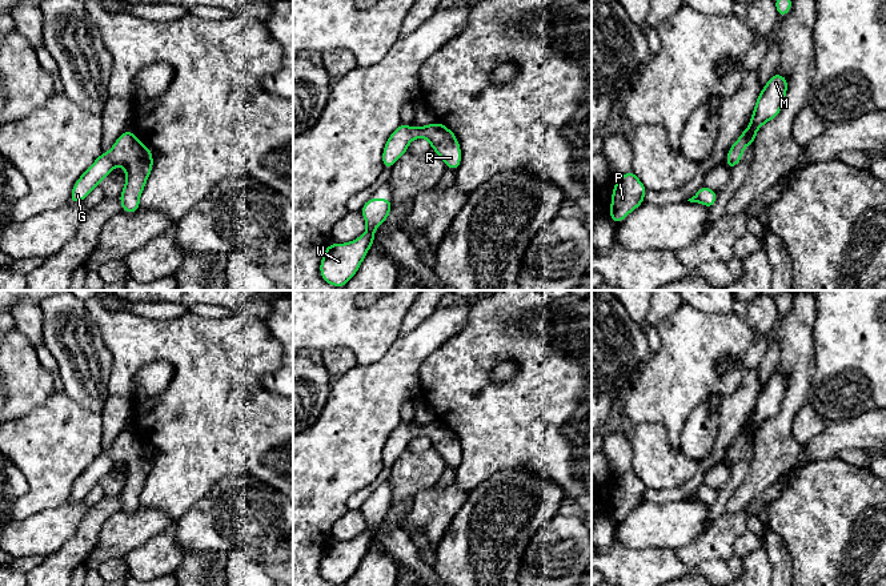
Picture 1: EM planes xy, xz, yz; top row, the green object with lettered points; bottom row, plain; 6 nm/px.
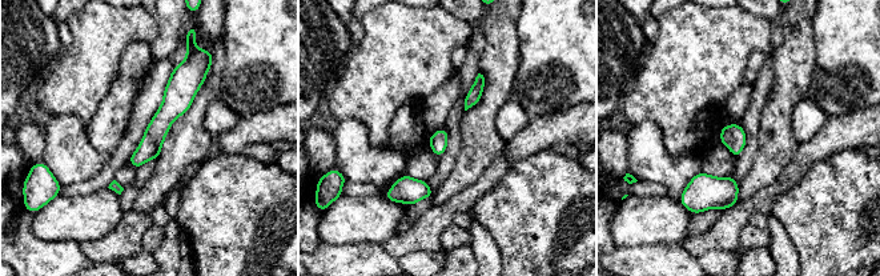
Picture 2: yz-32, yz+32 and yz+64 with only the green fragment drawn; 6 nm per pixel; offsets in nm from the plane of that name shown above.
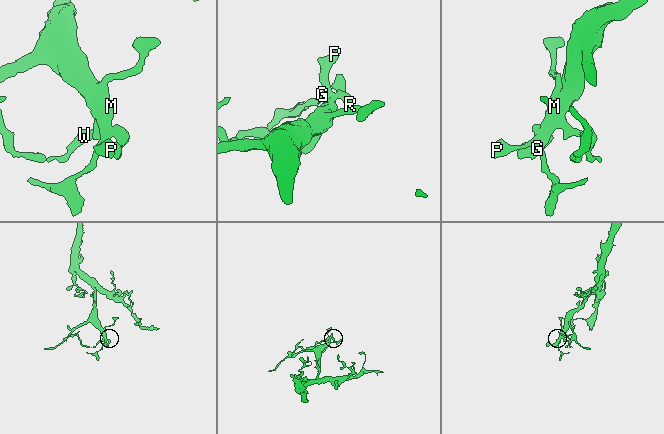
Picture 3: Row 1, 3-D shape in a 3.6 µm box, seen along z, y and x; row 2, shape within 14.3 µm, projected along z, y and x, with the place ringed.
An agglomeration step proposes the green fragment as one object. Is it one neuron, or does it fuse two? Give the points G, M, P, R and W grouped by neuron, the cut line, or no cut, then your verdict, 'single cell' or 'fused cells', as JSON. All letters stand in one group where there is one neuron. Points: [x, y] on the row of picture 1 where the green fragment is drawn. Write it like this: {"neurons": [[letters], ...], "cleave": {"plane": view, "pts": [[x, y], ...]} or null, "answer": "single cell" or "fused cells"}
{"neurons": [["G", "M", "P", "R", "W"]], "cleave": null, "answer": "single cell"}

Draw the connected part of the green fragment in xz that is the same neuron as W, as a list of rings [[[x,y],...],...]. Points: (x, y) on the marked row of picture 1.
[[[369,198],[361,208],[361,213],[366,221],[366,232],[346,244],[330,244],[326,246],[321,264],[321,278],[342,288],[358,270],[369,248],[374,244],[374,230],[384,224],[392,209],[390,198]]]

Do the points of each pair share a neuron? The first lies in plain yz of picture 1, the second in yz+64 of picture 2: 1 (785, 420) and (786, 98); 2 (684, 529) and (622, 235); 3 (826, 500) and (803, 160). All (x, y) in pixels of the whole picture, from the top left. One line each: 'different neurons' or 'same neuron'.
1: same neuron
2: same neuron
3: different neurons

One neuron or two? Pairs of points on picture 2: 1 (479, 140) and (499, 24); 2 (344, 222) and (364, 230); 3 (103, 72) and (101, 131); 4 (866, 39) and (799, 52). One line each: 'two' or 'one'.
1: one
2: one
3: two
4: two

